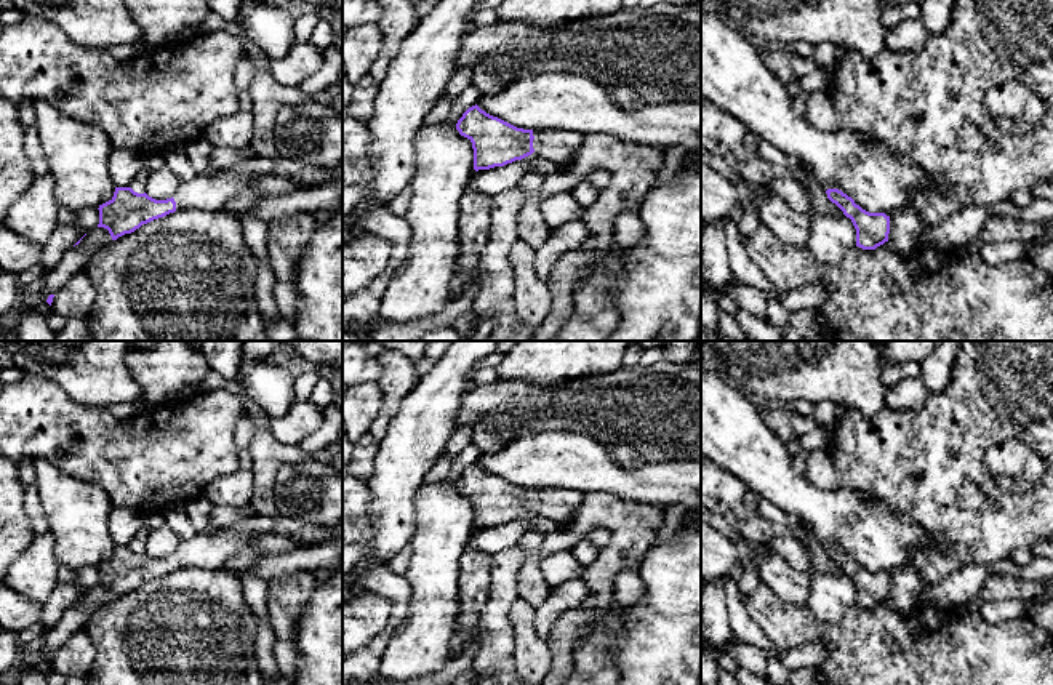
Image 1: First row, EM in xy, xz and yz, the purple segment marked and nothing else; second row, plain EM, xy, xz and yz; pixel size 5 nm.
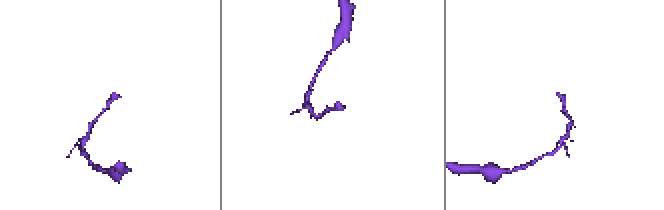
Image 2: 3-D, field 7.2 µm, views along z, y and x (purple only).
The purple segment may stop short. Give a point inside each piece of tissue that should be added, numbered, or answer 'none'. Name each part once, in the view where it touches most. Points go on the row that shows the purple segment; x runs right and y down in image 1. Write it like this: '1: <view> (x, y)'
1: xz (559, 146)

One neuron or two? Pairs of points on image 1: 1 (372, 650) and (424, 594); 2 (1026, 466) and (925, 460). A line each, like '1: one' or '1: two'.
1: two
2: two

